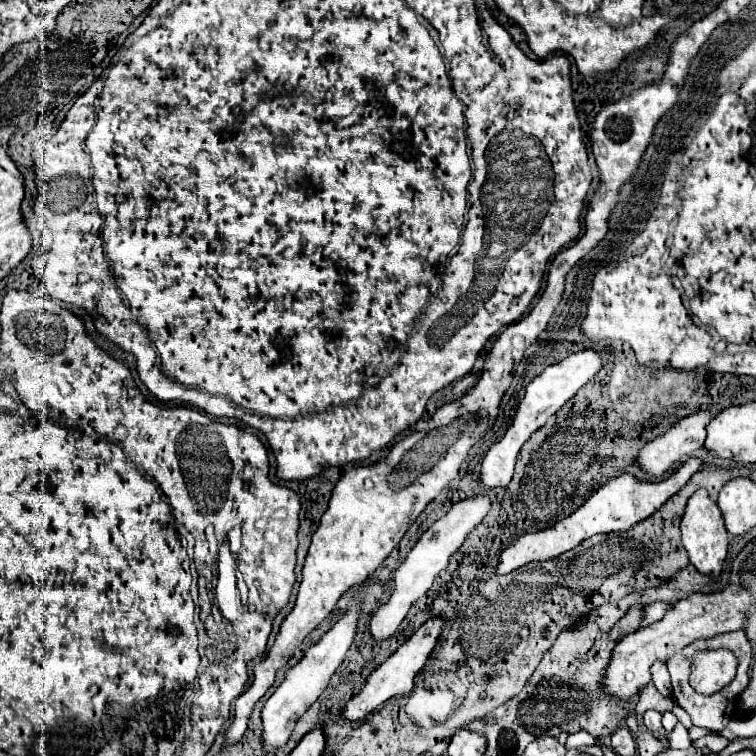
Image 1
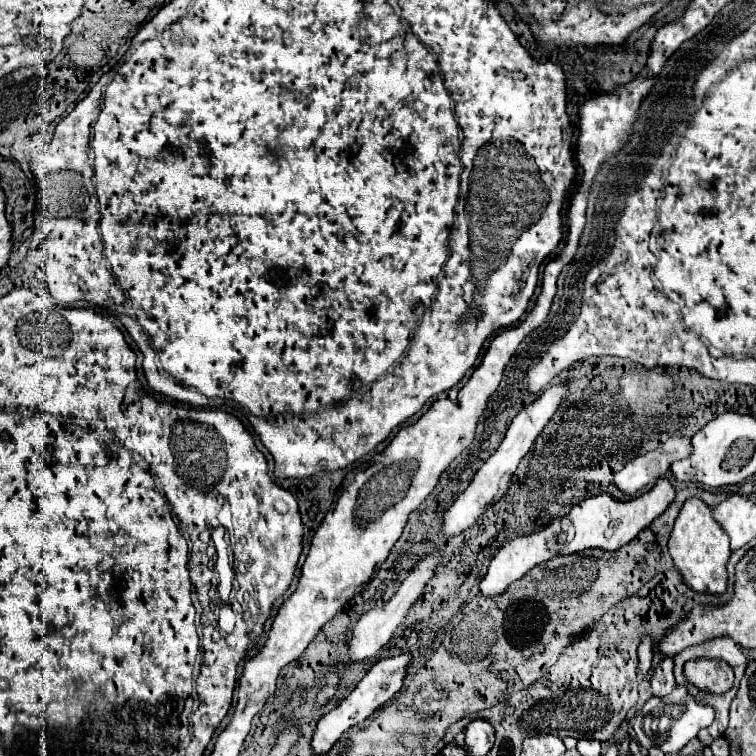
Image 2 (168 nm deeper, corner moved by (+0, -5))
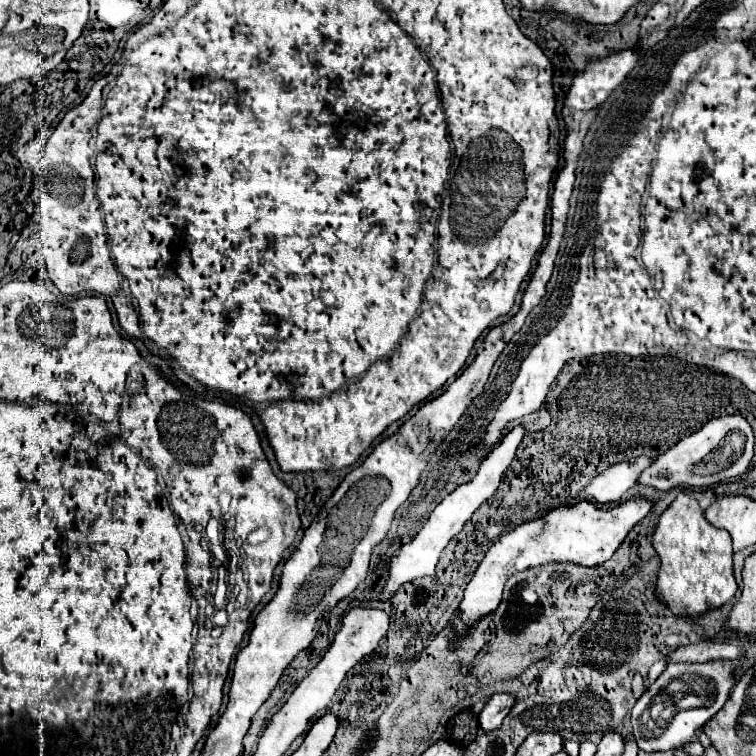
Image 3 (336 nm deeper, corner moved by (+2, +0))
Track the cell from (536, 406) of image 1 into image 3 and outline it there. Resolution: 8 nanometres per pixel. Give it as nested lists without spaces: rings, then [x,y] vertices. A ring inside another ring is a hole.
[[[517,425],[511,433],[507,433],[503,437],[503,441],[499,443],[499,447],[495,447],[481,463],[479,467],[479,473],[467,483],[467,485],[459,485],[453,493],[449,493],[431,513],[431,517],[425,521],[423,529],[415,535],[413,541],[409,541],[407,545],[403,545],[389,561],[389,577],[387,577],[387,583],[379,595],[379,601],[389,601],[403,583],[409,583],[409,581],[415,581],[419,577],[427,577],[429,573],[435,573],[435,565],[437,565],[437,559],[439,559],[439,553],[445,549],[445,545],[463,529],[463,525],[471,519],[471,515],[479,509],[479,505],[483,501],[487,501],[499,487],[499,481],[501,481],[501,475],[507,471],[507,467],[511,465],[513,457],[515,457],[515,451],[521,443],[525,435],[525,429],[523,425]]]

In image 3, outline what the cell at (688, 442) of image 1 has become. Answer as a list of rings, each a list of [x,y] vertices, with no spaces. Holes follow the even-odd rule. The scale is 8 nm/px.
[[[641,455],[631,461],[611,465],[605,471],[601,471],[595,479],[591,479],[591,483],[583,491],[579,491],[579,499],[599,505],[617,503],[623,497],[623,493],[637,483],[641,471],[651,463],[653,459]]]

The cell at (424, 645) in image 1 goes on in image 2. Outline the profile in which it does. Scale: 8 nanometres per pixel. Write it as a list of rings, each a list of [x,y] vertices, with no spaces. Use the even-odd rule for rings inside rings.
[[[405,652],[405,654],[399,654],[399,656],[391,656],[391,658],[385,658],[385,660],[379,660],[367,674],[365,678],[357,684],[357,688],[341,700],[339,706],[335,706],[329,714],[325,714],[319,724],[317,724],[317,730],[313,734],[313,750],[317,754],[323,754],[327,750],[331,750],[331,746],[339,740],[339,736],[343,732],[347,732],[349,728],[353,728],[355,724],[367,720],[377,708],[381,708],[385,702],[389,702],[391,698],[395,698],[399,692],[401,692],[401,686],[403,686],[403,680],[407,676],[407,666],[409,662],[413,660],[411,652]]]

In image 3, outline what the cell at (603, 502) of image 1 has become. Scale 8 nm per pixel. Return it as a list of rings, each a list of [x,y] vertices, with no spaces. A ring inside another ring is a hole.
[[[639,497],[627,501],[619,507],[613,507],[613,509],[603,509],[595,503],[581,501],[575,505],[553,509],[547,515],[543,515],[541,519],[527,521],[527,523],[519,525],[517,529],[513,529],[511,533],[505,533],[487,551],[485,559],[473,573],[469,585],[465,587],[465,595],[459,605],[459,615],[451,623],[453,639],[449,643],[449,649],[453,651],[457,647],[455,643],[459,639],[467,637],[469,629],[481,617],[485,617],[497,609],[497,605],[501,603],[503,585],[513,573],[525,571],[531,567],[539,567],[539,565],[547,565],[547,563],[575,563],[575,565],[583,565],[583,567],[603,565],[605,561],[611,559],[611,555],[623,543],[627,533],[651,511],[651,507],[653,507],[651,501],[645,501]]]

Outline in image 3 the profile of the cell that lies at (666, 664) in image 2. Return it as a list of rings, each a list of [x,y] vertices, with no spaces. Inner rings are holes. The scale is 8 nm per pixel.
[[[701,641],[697,645],[679,647],[671,653],[669,661],[709,661],[709,659],[737,659],[741,653],[737,643],[717,643]]]

